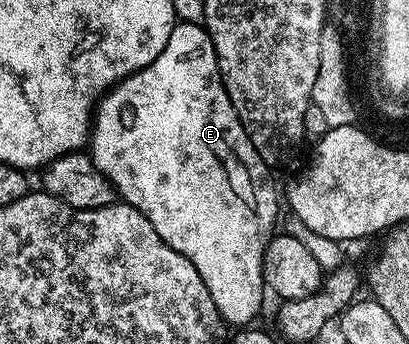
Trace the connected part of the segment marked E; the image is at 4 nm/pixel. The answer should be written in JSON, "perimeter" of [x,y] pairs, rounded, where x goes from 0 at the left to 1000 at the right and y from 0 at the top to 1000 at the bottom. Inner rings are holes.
{"perimeter":[[[430,64],[423,96],[413,96],[413,119],[403,119],[403,142],[394,142],[386,166],[364,189],[355,189],[355,201],[328,206],[313,230],[284,241],[244,285],[227,326],[218,448],[237,491],[247,491],[247,503],[257,503],[257,515],[267,515],[267,526],[281,541],[289,576],[313,590],[318,602],[333,602],[369,645],[374,666],[384,666],[394,701],[403,701],[433,735],[450,741],[482,782],[482,794],[491,794],[491,817],[501,817],[501,840],[511,840],[511,863],[521,863],[521,887],[531,887],[538,930],[557,942],[584,939],[575,945],[611,942],[604,936],[643,892],[643,858],[648,860],[643,721],[663,698],[665,683],[675,680],[687,567],[685,558],[682,567],[672,558],[672,532],[663,523],[665,488],[653,485],[648,468],[638,468],[638,456],[628,456],[628,433],[619,433],[619,410],[609,410],[560,294],[560,270],[540,235],[531,154],[521,142],[521,119],[506,105],[504,78],[482,67]]]}

